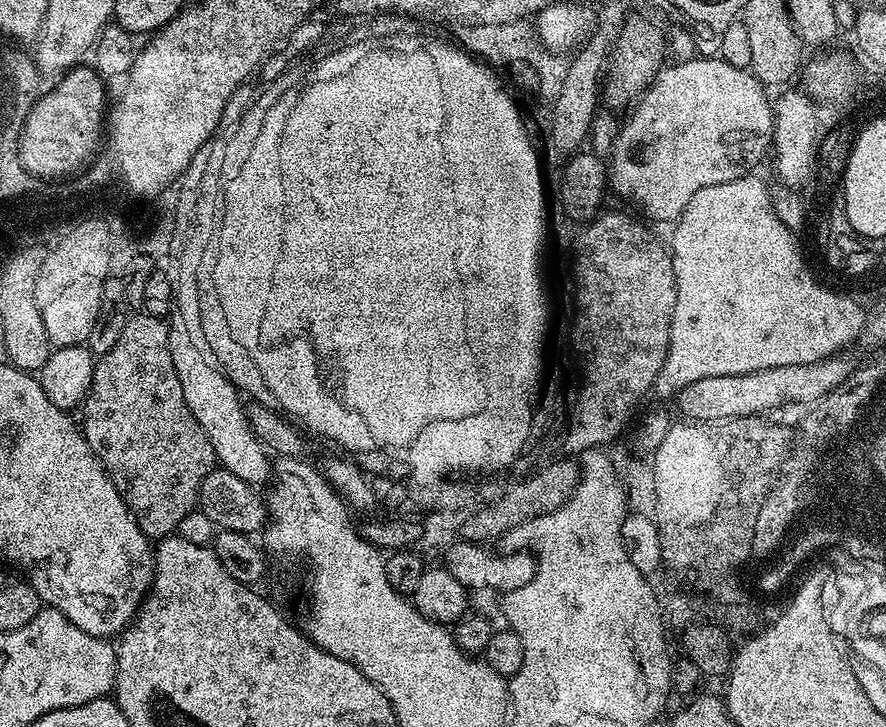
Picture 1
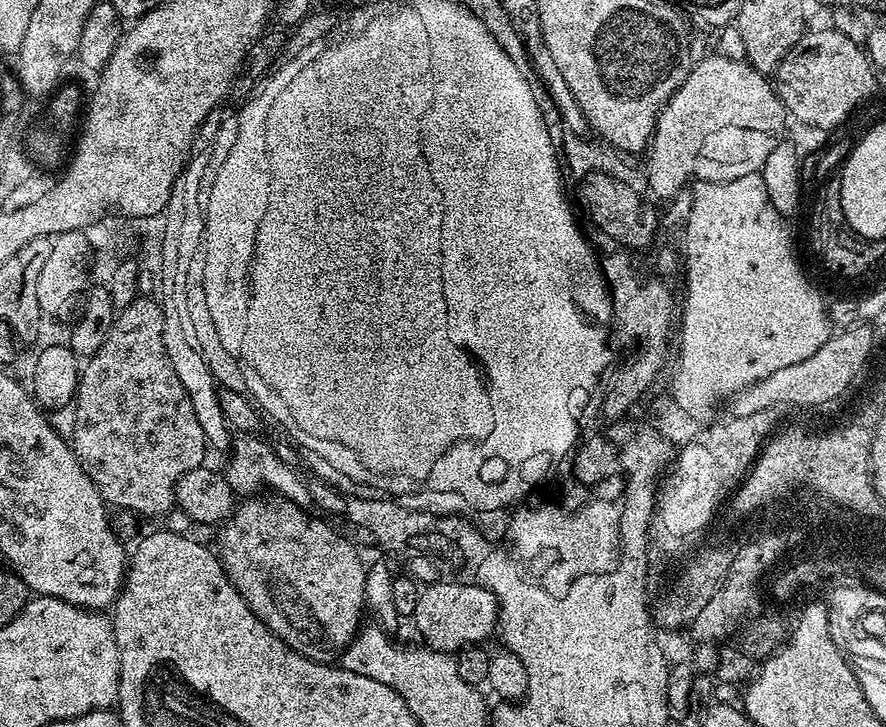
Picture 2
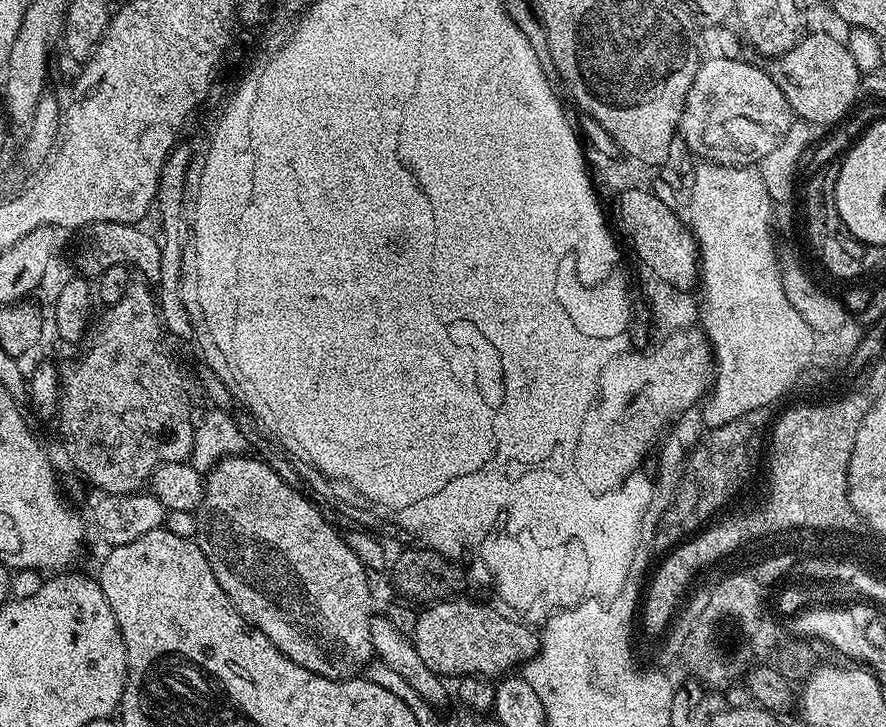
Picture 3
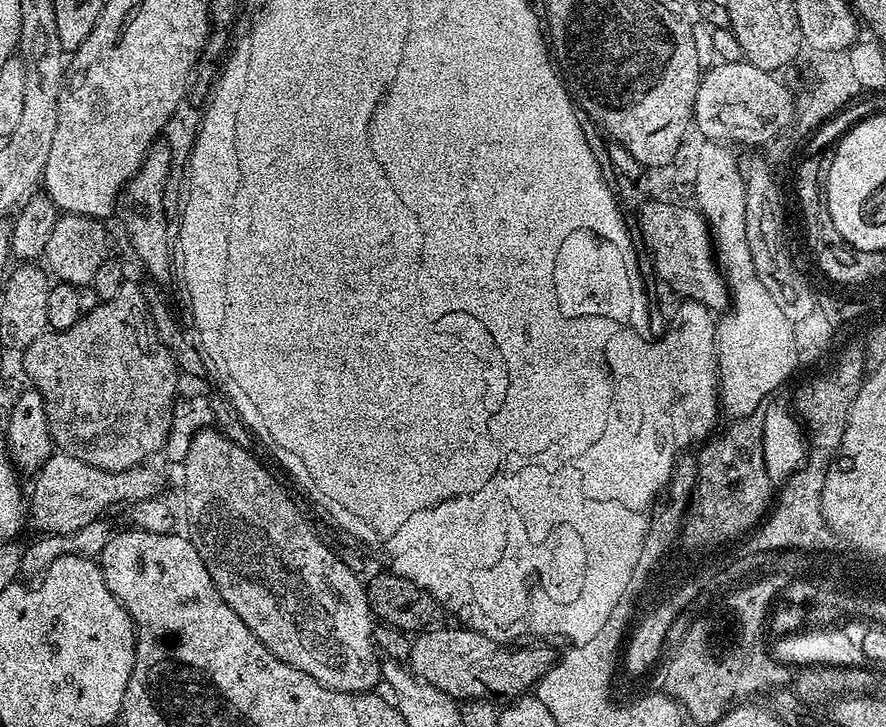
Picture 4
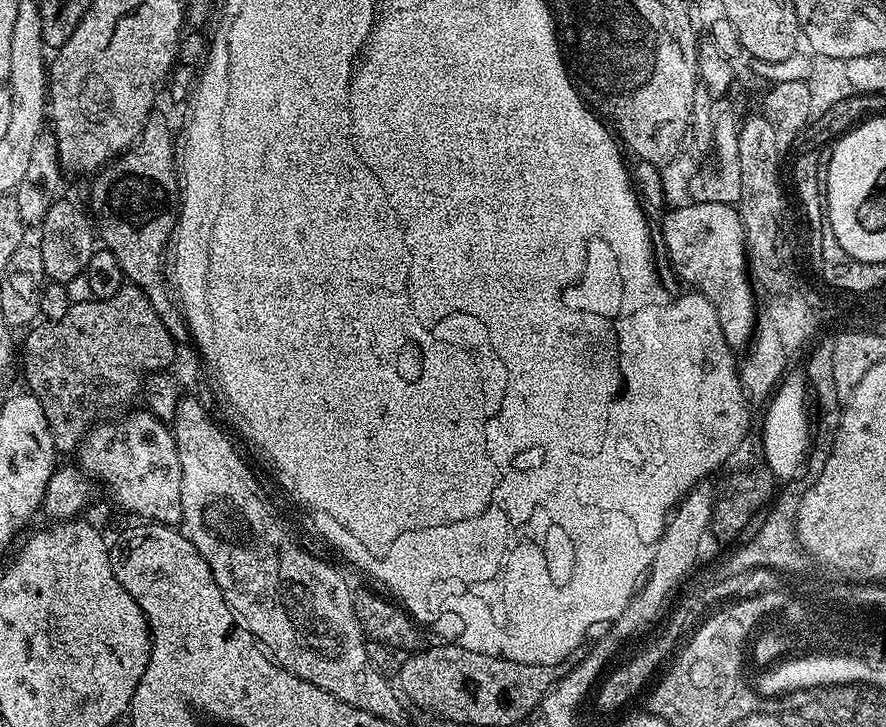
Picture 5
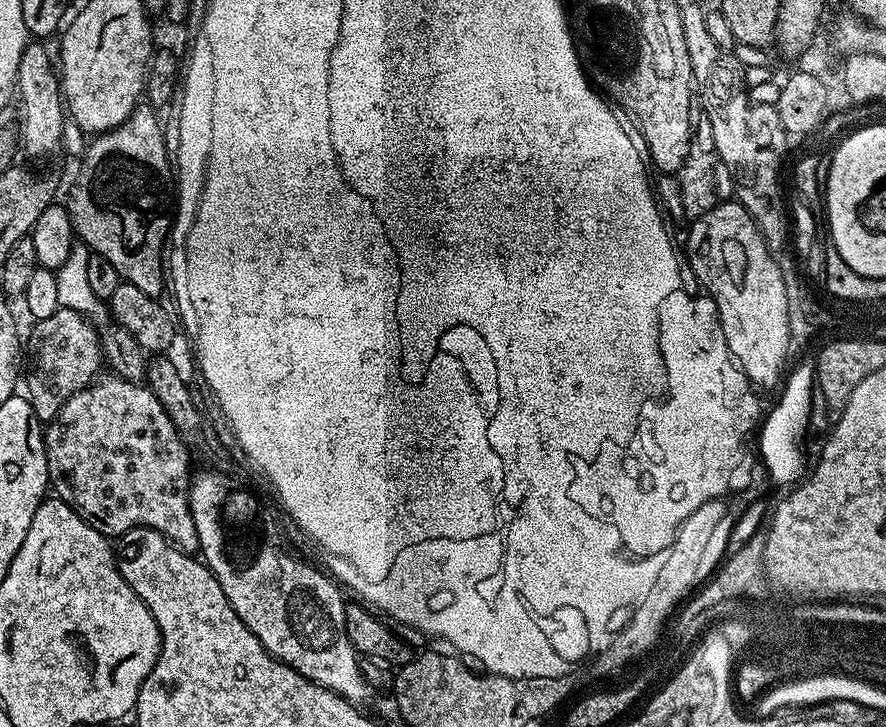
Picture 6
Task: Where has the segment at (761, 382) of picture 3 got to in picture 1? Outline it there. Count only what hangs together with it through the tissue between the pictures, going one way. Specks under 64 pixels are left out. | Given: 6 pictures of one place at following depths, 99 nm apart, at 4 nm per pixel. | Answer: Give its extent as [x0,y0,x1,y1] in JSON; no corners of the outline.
[660,176,860,393]

